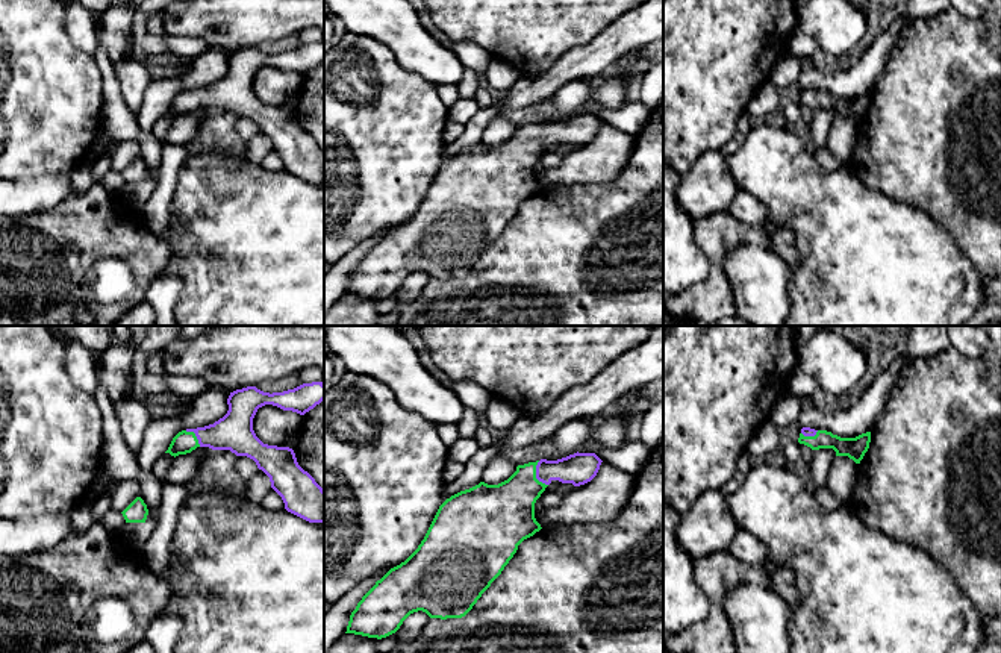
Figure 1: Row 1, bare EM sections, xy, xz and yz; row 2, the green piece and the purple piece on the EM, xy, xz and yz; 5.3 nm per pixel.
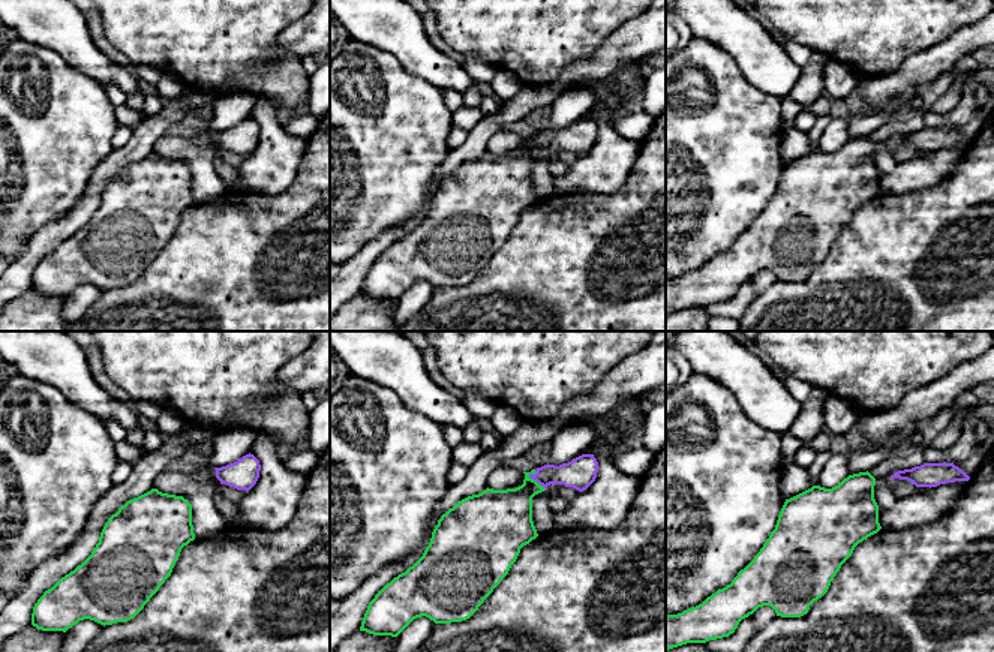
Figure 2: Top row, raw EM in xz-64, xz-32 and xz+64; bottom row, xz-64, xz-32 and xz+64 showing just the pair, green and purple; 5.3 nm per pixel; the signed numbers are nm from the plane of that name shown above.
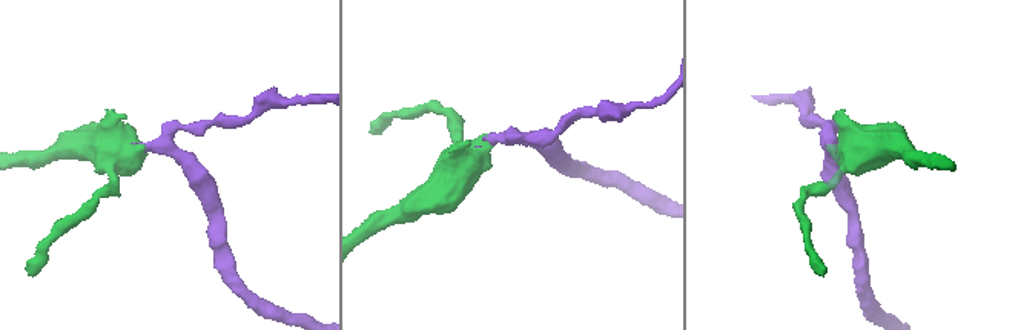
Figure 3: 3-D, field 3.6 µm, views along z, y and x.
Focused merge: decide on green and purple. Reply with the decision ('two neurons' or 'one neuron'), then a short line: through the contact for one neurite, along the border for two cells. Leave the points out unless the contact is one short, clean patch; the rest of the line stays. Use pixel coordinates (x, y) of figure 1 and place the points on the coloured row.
one neuron; line xz (506, 511), (535, 474), (547, 470), (579, 468)

